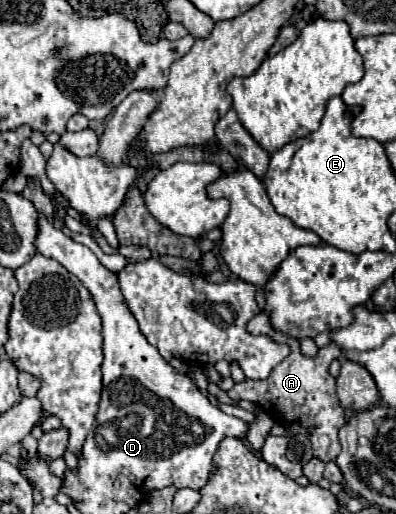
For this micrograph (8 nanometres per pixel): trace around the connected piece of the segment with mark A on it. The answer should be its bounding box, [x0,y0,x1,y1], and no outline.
[227,313,347,463]

